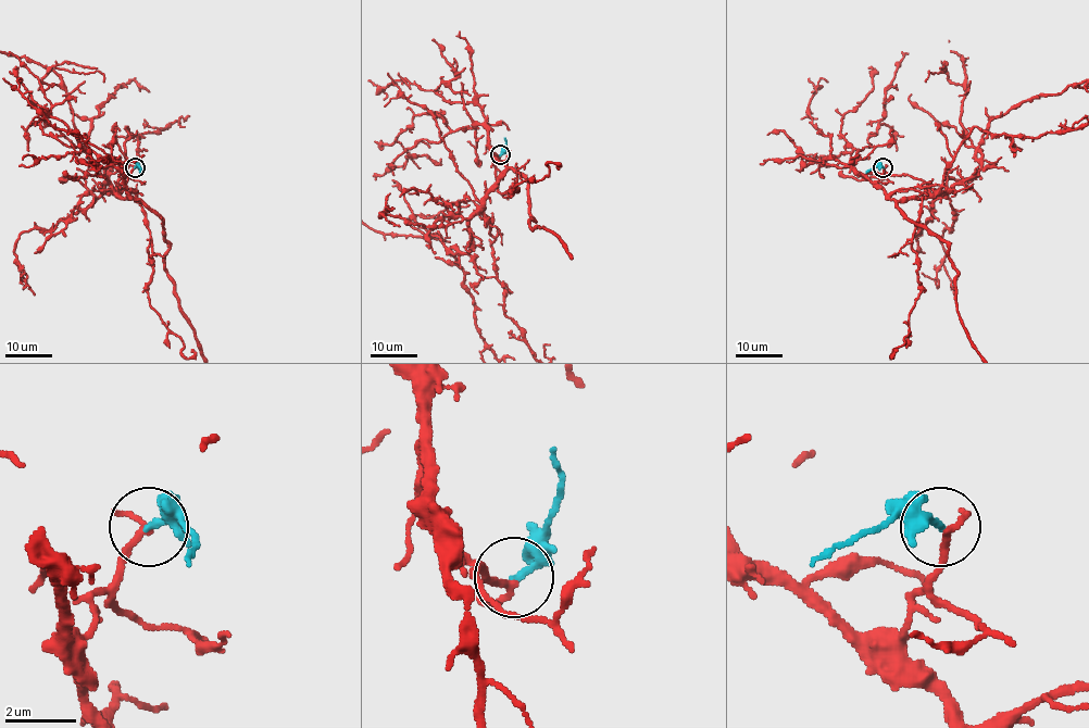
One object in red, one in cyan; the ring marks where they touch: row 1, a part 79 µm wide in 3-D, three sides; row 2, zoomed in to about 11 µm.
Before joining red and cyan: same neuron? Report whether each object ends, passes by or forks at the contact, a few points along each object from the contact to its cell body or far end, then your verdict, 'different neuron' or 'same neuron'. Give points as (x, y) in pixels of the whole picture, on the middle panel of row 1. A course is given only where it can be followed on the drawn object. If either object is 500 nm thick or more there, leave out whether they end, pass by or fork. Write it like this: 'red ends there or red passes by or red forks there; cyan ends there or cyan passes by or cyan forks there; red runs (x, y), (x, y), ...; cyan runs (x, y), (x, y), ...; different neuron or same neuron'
red passes by; cyan ends there; cyan runs (499, 154), (505, 138); same neuron

